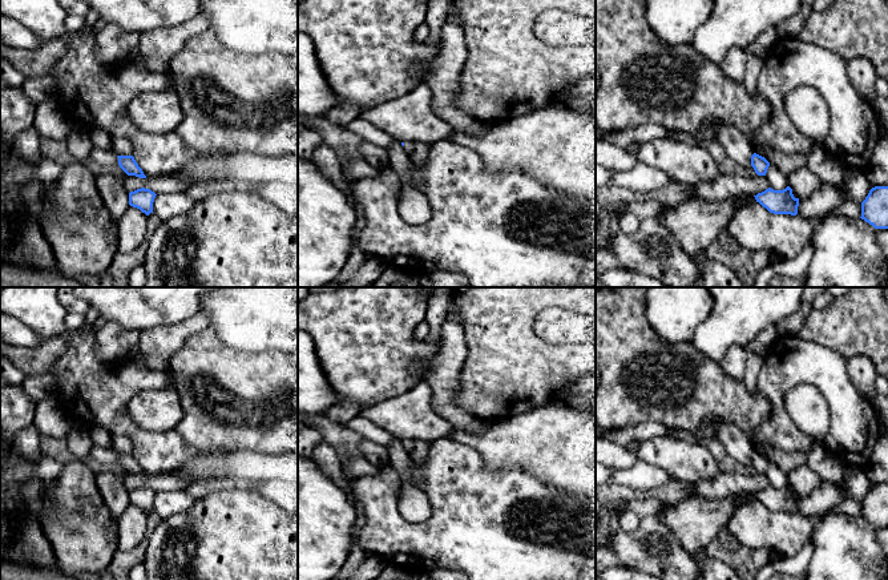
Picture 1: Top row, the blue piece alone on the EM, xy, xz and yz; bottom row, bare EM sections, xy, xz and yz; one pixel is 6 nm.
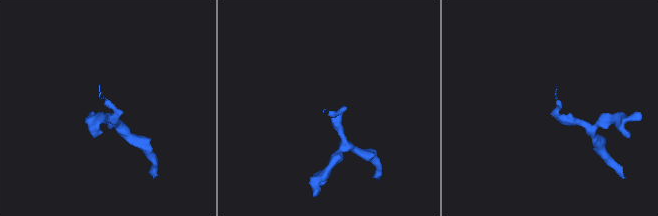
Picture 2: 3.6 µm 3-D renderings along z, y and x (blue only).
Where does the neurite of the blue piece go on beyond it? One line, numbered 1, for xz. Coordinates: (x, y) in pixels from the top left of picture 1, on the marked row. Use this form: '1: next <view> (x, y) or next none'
1: next xz (408, 146)

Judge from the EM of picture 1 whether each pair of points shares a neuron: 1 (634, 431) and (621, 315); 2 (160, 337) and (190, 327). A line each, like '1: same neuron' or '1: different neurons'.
1: different neurons
2: same neuron

